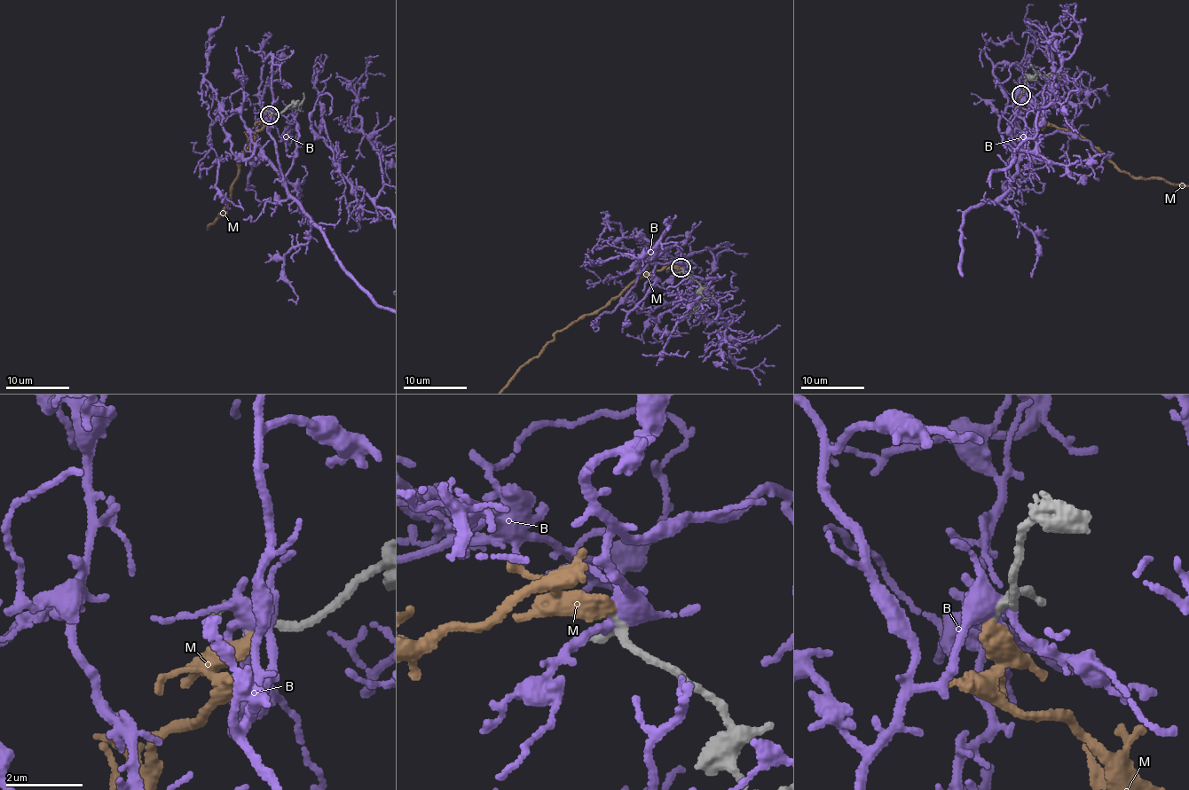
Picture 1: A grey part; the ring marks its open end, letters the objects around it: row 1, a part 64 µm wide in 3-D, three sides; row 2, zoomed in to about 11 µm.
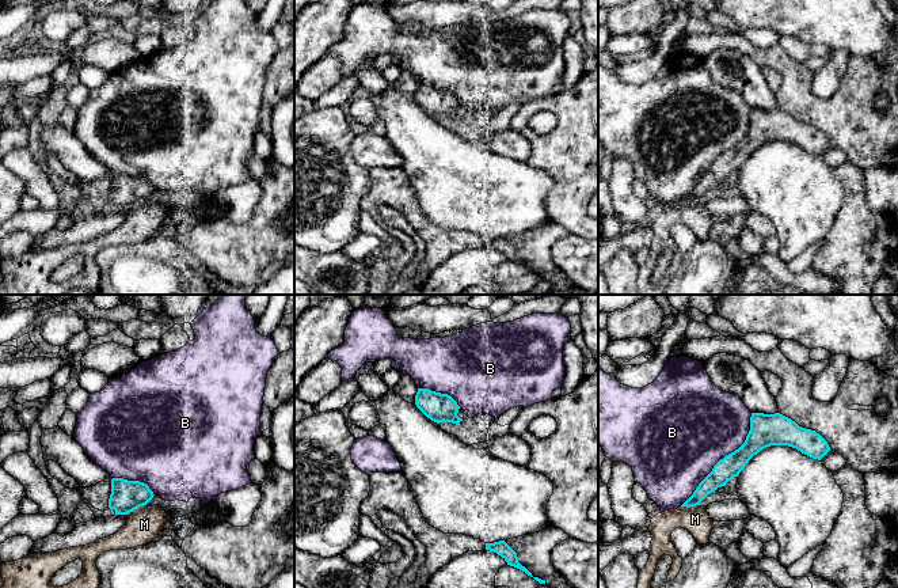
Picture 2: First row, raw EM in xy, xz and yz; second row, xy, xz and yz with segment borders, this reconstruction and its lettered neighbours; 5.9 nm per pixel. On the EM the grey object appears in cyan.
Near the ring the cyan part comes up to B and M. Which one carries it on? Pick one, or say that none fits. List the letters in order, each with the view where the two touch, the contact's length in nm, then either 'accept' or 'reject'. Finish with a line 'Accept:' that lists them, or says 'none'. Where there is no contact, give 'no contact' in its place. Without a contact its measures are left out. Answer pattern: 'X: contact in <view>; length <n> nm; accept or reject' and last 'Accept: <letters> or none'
B: contact in yz; length 700 nm; reject
M: contact in xy; length 130 nm; reject
Accept: none

